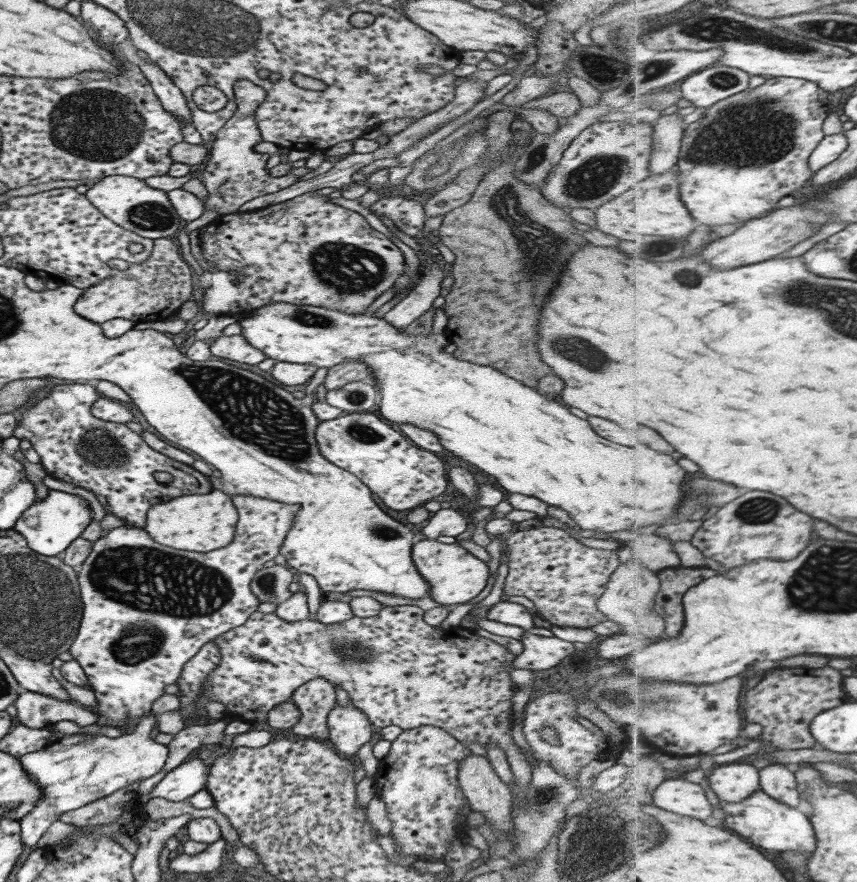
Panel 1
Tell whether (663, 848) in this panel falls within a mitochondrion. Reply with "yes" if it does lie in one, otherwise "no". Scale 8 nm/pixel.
yes

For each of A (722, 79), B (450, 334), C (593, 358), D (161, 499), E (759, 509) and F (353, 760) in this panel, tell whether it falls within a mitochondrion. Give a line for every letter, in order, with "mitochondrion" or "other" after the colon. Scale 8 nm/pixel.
A: mitochondrion
B: other
C: mitochondrion
D: other
E: mitochondrion
F: other

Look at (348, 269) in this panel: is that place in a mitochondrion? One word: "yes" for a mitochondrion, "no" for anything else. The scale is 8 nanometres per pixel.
yes

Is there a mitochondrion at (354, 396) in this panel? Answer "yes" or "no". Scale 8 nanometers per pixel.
yes

